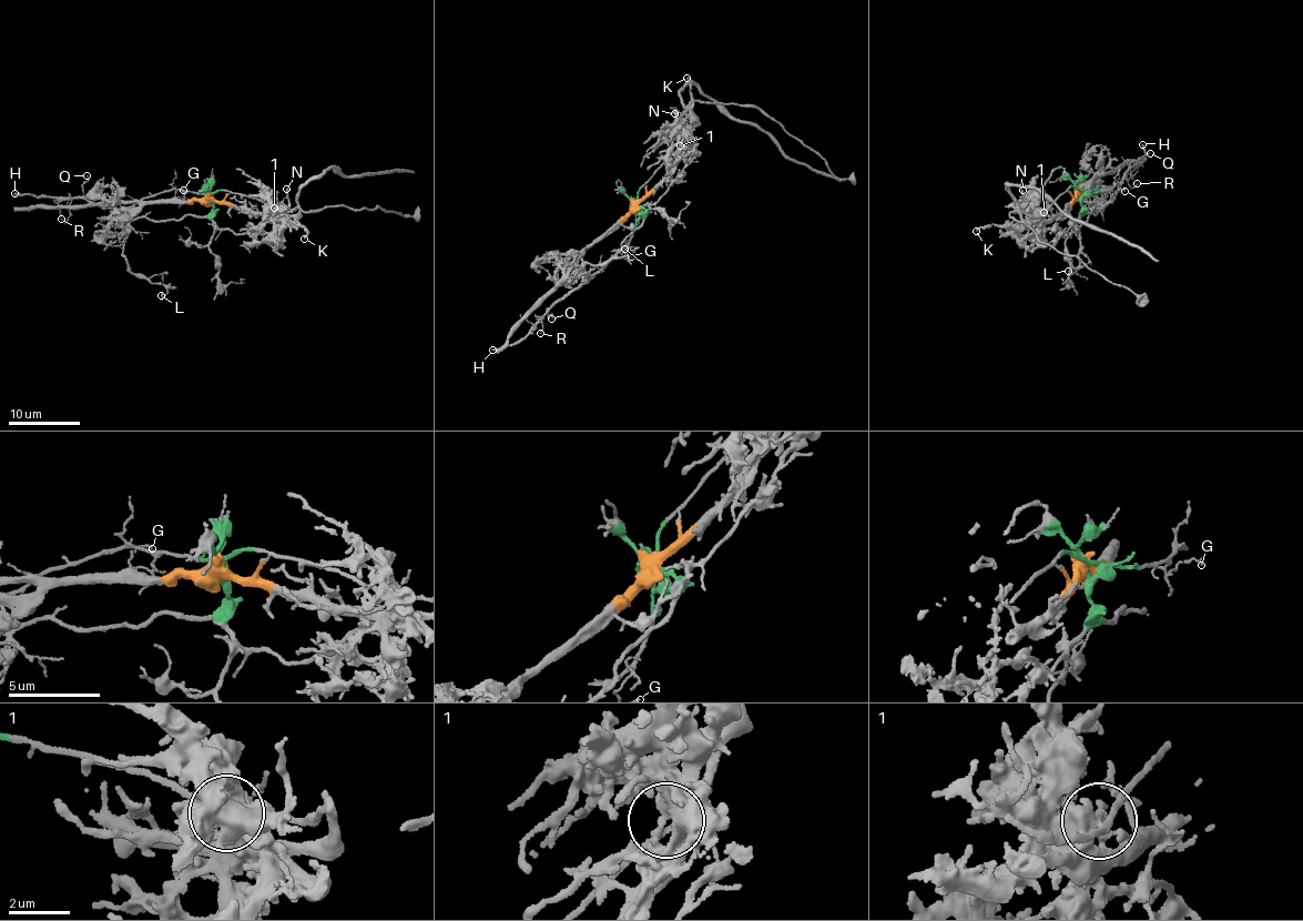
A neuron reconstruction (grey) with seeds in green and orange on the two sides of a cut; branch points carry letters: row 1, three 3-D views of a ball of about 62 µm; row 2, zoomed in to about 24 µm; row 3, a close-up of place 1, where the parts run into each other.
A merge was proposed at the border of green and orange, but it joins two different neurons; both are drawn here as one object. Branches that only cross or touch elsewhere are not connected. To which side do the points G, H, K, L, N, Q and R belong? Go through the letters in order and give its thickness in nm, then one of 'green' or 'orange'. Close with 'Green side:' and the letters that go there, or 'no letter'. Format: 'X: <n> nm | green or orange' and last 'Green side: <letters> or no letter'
G: 130 nm | green
H: 240 nm | green
K: 160 nm | orange
L: 170 nm | green
N: 190 nm | orange
Q: 100 nm | green
R: 70 nm | green
Green side: G, H, L, Q, R

